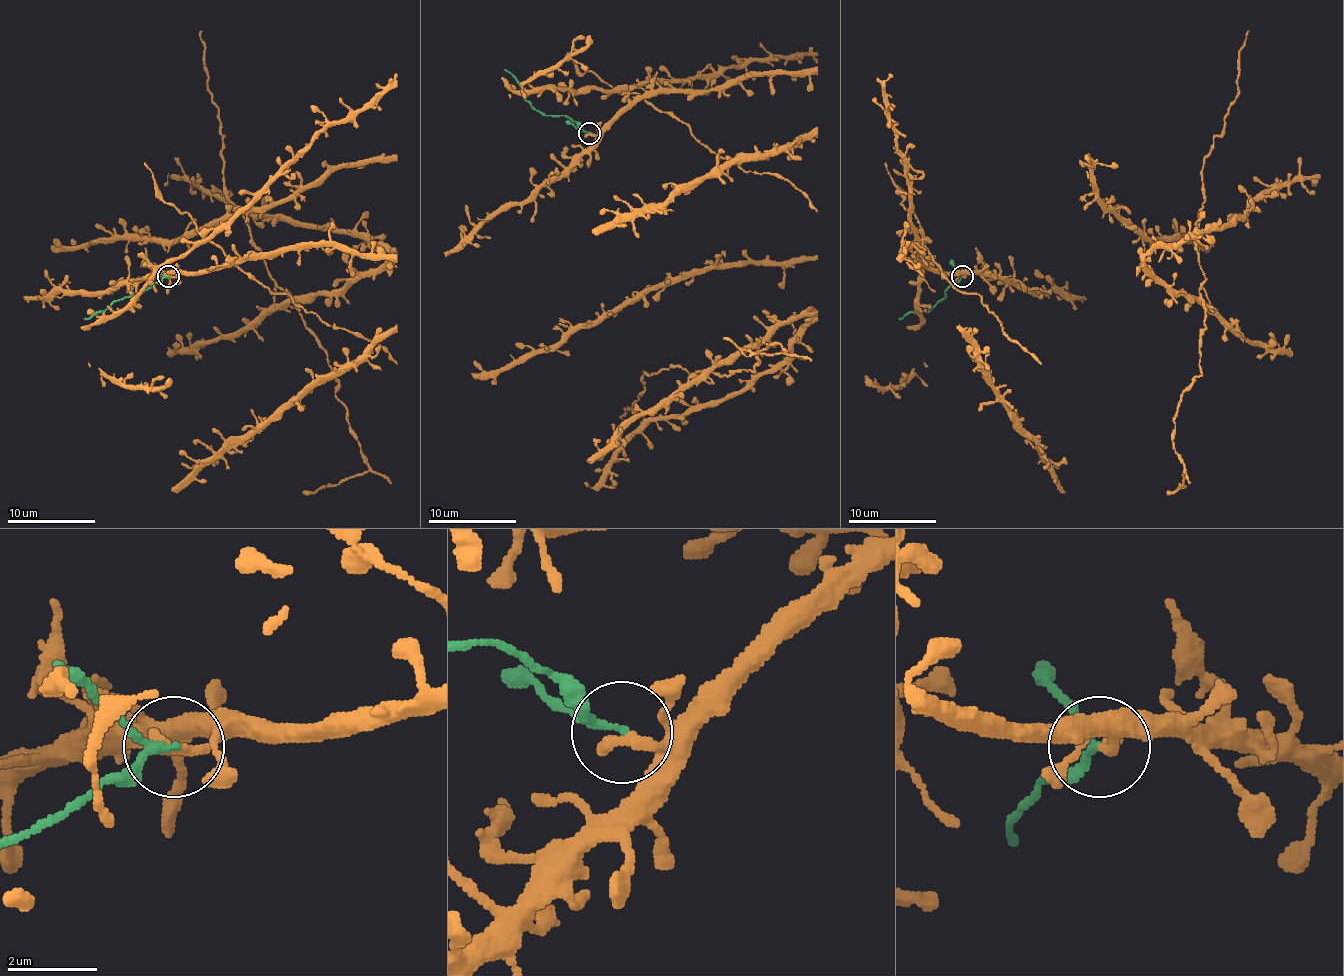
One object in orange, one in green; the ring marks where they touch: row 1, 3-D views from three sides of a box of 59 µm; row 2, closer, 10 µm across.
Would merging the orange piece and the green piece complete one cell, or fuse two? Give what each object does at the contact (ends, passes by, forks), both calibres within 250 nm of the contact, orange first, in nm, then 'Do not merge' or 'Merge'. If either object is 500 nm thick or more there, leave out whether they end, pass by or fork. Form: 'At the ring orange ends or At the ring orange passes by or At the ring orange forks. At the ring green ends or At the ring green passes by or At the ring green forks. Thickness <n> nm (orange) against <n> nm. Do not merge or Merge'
At the ring orange ends. At the ring green passes by. Thickness 320 nm (orange) against 120 nm. Do not merge

